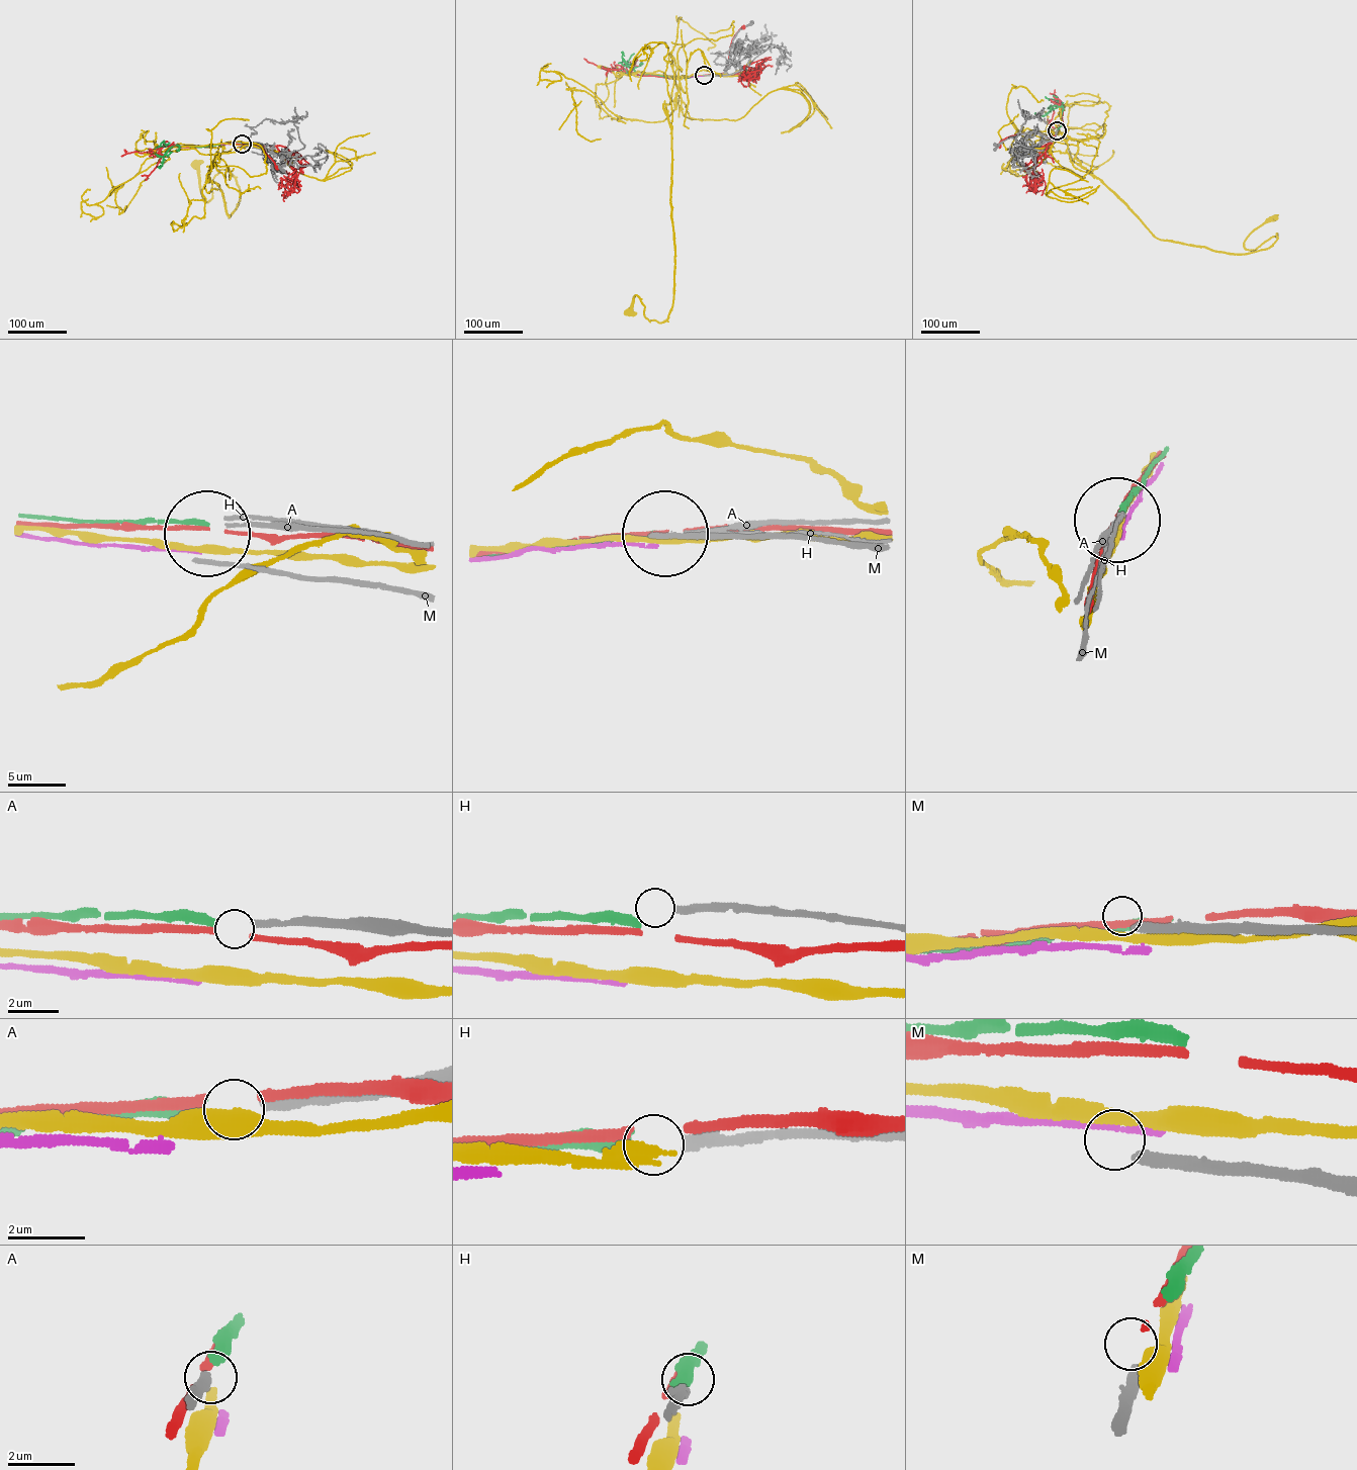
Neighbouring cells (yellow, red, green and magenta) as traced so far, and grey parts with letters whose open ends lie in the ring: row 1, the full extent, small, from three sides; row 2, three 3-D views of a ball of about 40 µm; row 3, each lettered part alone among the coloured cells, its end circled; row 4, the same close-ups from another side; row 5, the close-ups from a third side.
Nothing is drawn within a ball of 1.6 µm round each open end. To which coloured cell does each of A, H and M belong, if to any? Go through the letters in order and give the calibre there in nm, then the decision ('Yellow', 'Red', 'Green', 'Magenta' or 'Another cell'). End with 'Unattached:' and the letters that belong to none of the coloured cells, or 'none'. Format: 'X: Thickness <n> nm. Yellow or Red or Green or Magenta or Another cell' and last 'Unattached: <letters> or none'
A: Thickness 300 nm. Green
H: Thickness 320 nm. Another cell
M: Thickness 340 nm. Another cell
Unattached: H, M

